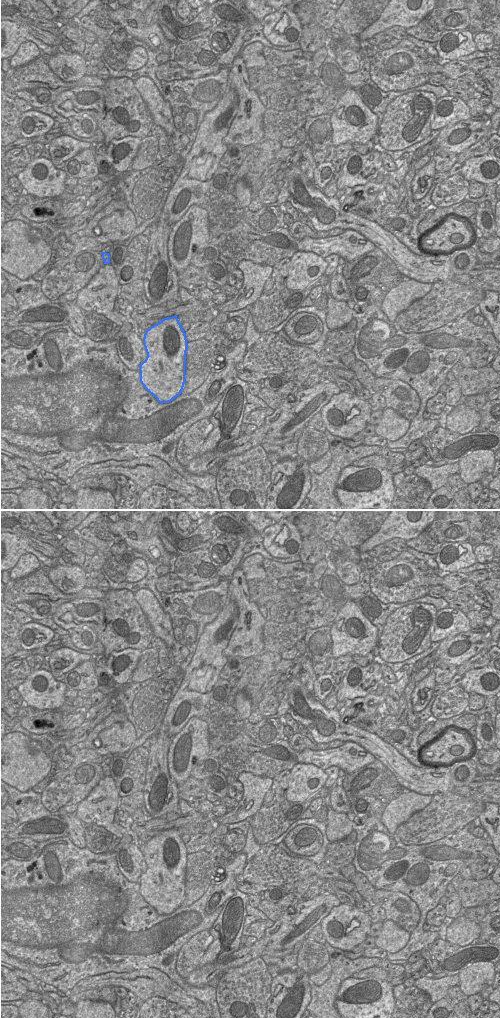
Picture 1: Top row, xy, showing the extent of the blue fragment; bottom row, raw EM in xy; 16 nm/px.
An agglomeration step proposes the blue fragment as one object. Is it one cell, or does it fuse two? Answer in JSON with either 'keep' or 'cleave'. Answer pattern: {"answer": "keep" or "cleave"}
{"answer": "keep"}

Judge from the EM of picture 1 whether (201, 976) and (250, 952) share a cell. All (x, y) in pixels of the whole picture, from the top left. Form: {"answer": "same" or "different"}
{"answer": "same"}

